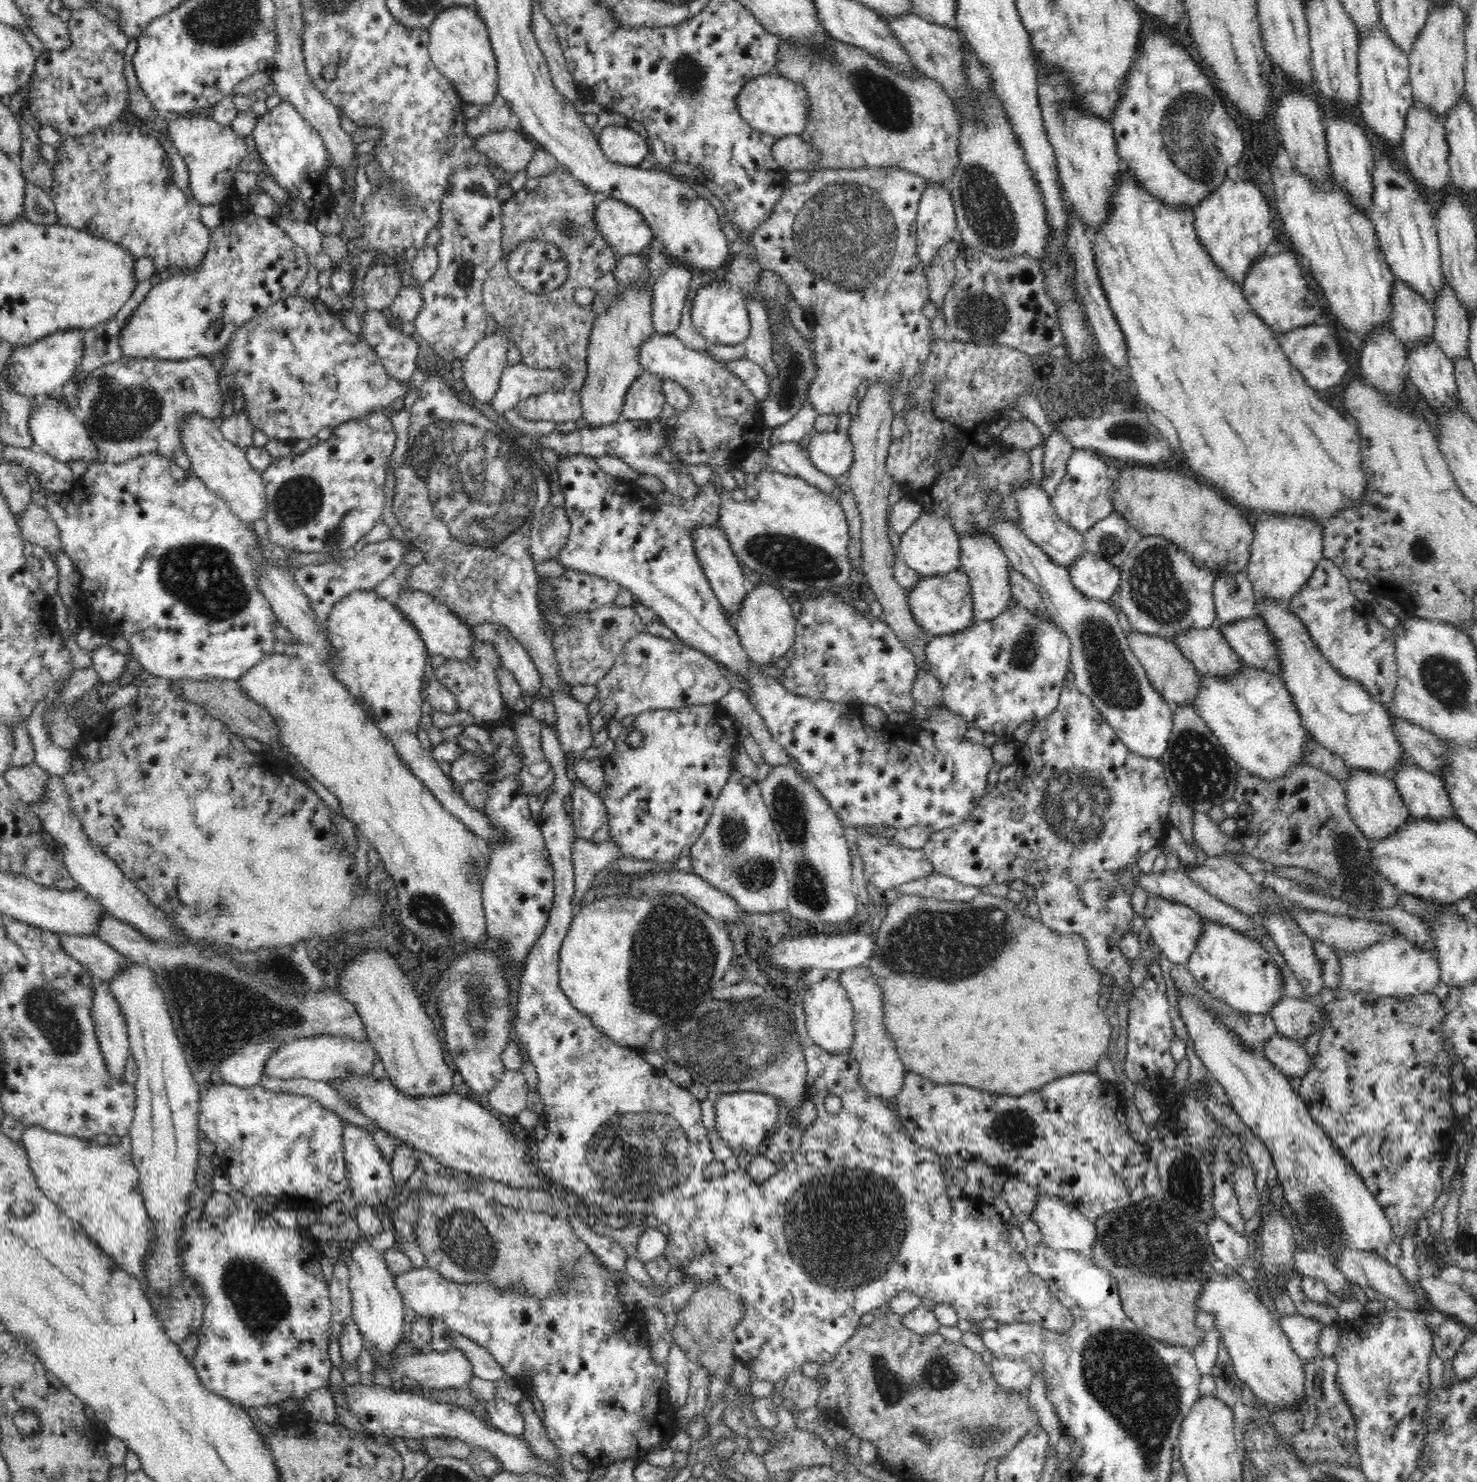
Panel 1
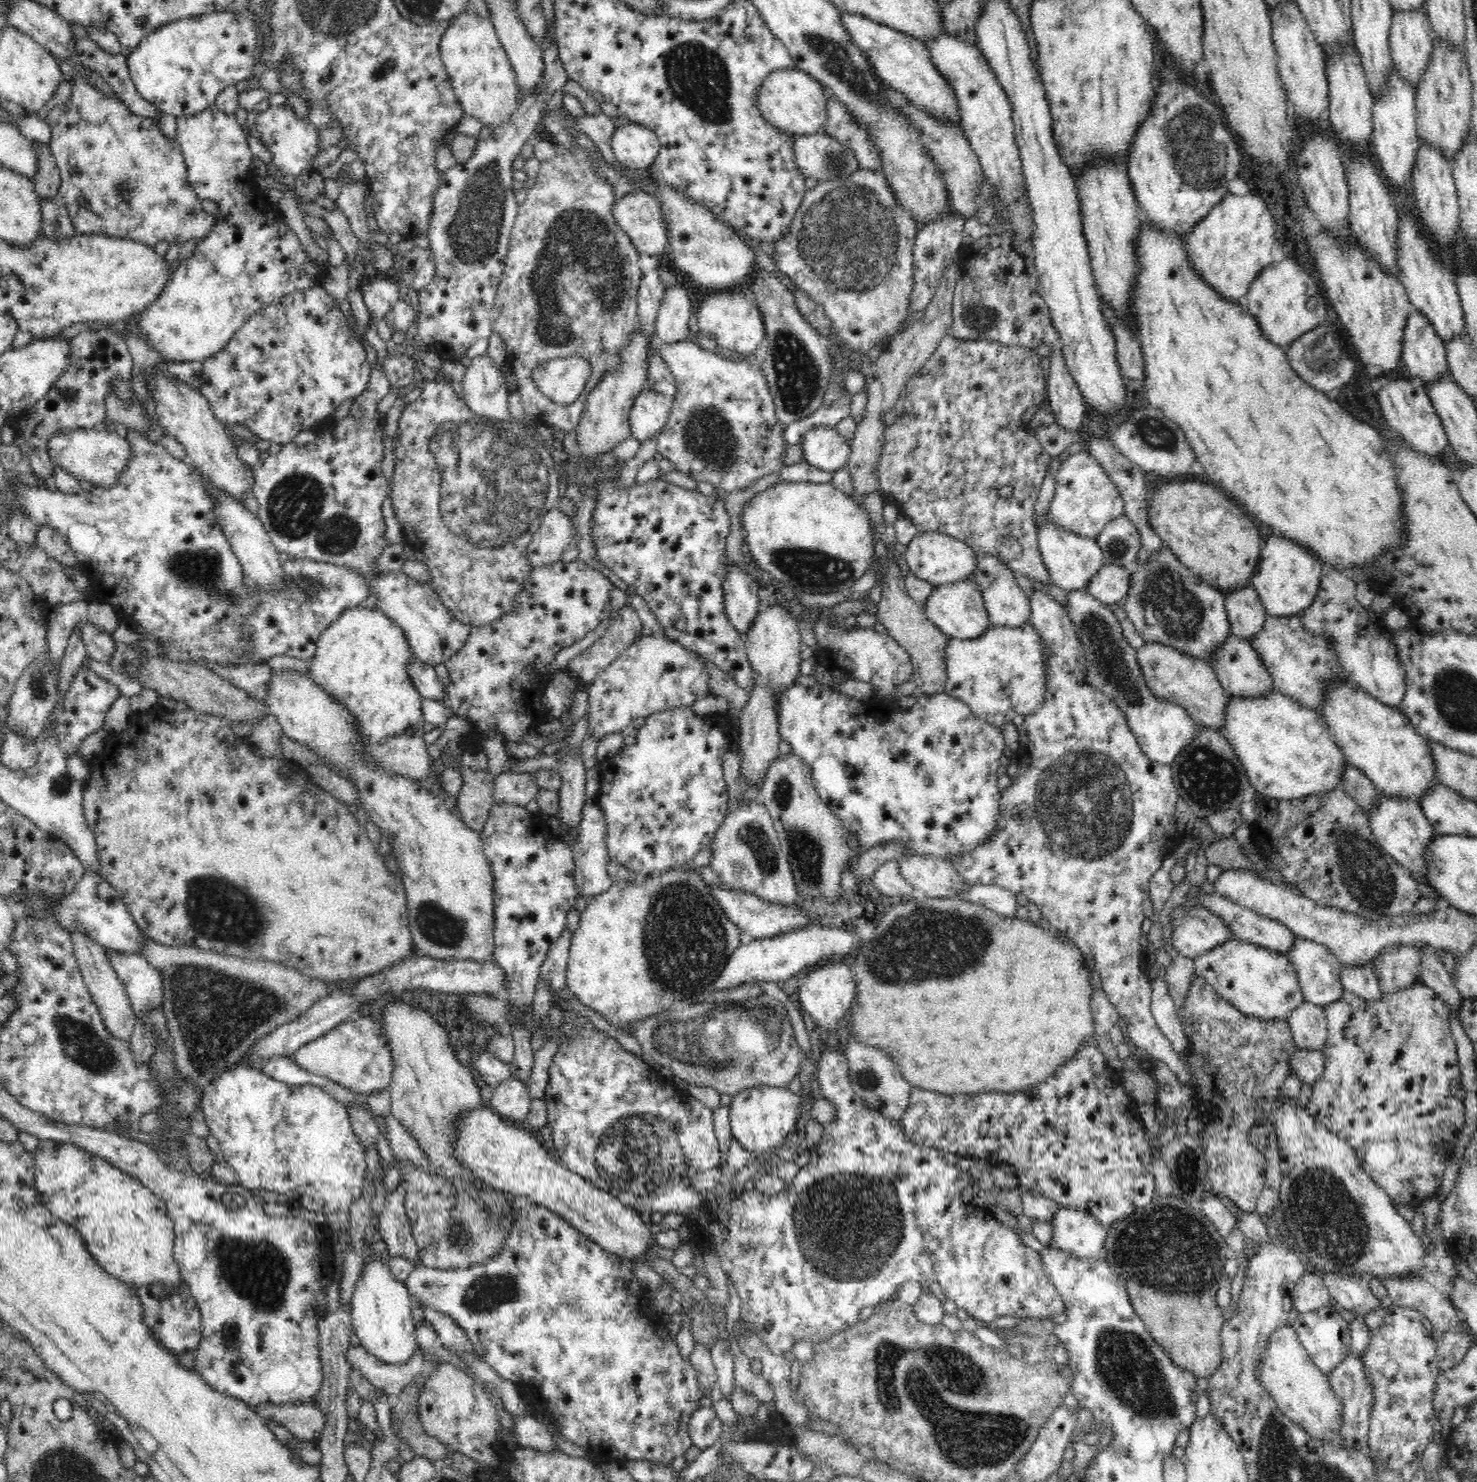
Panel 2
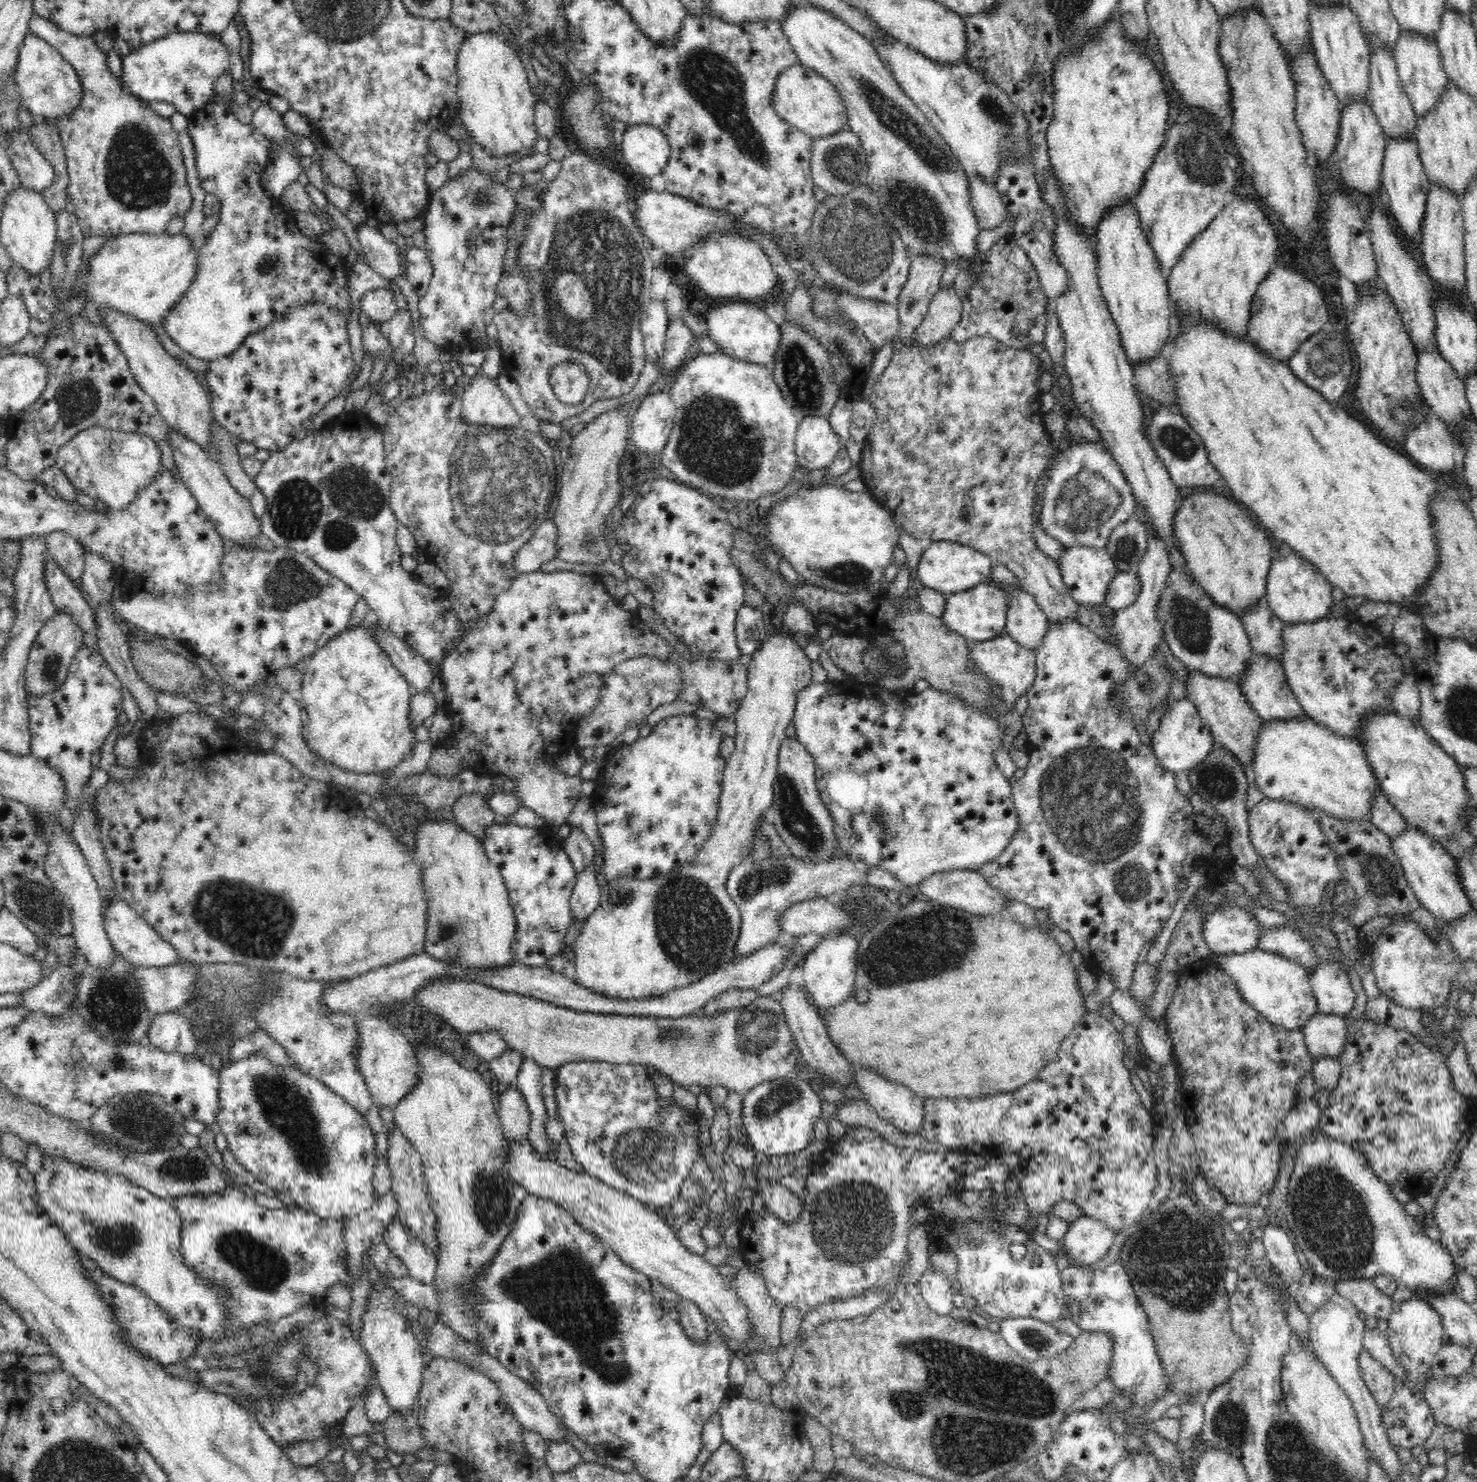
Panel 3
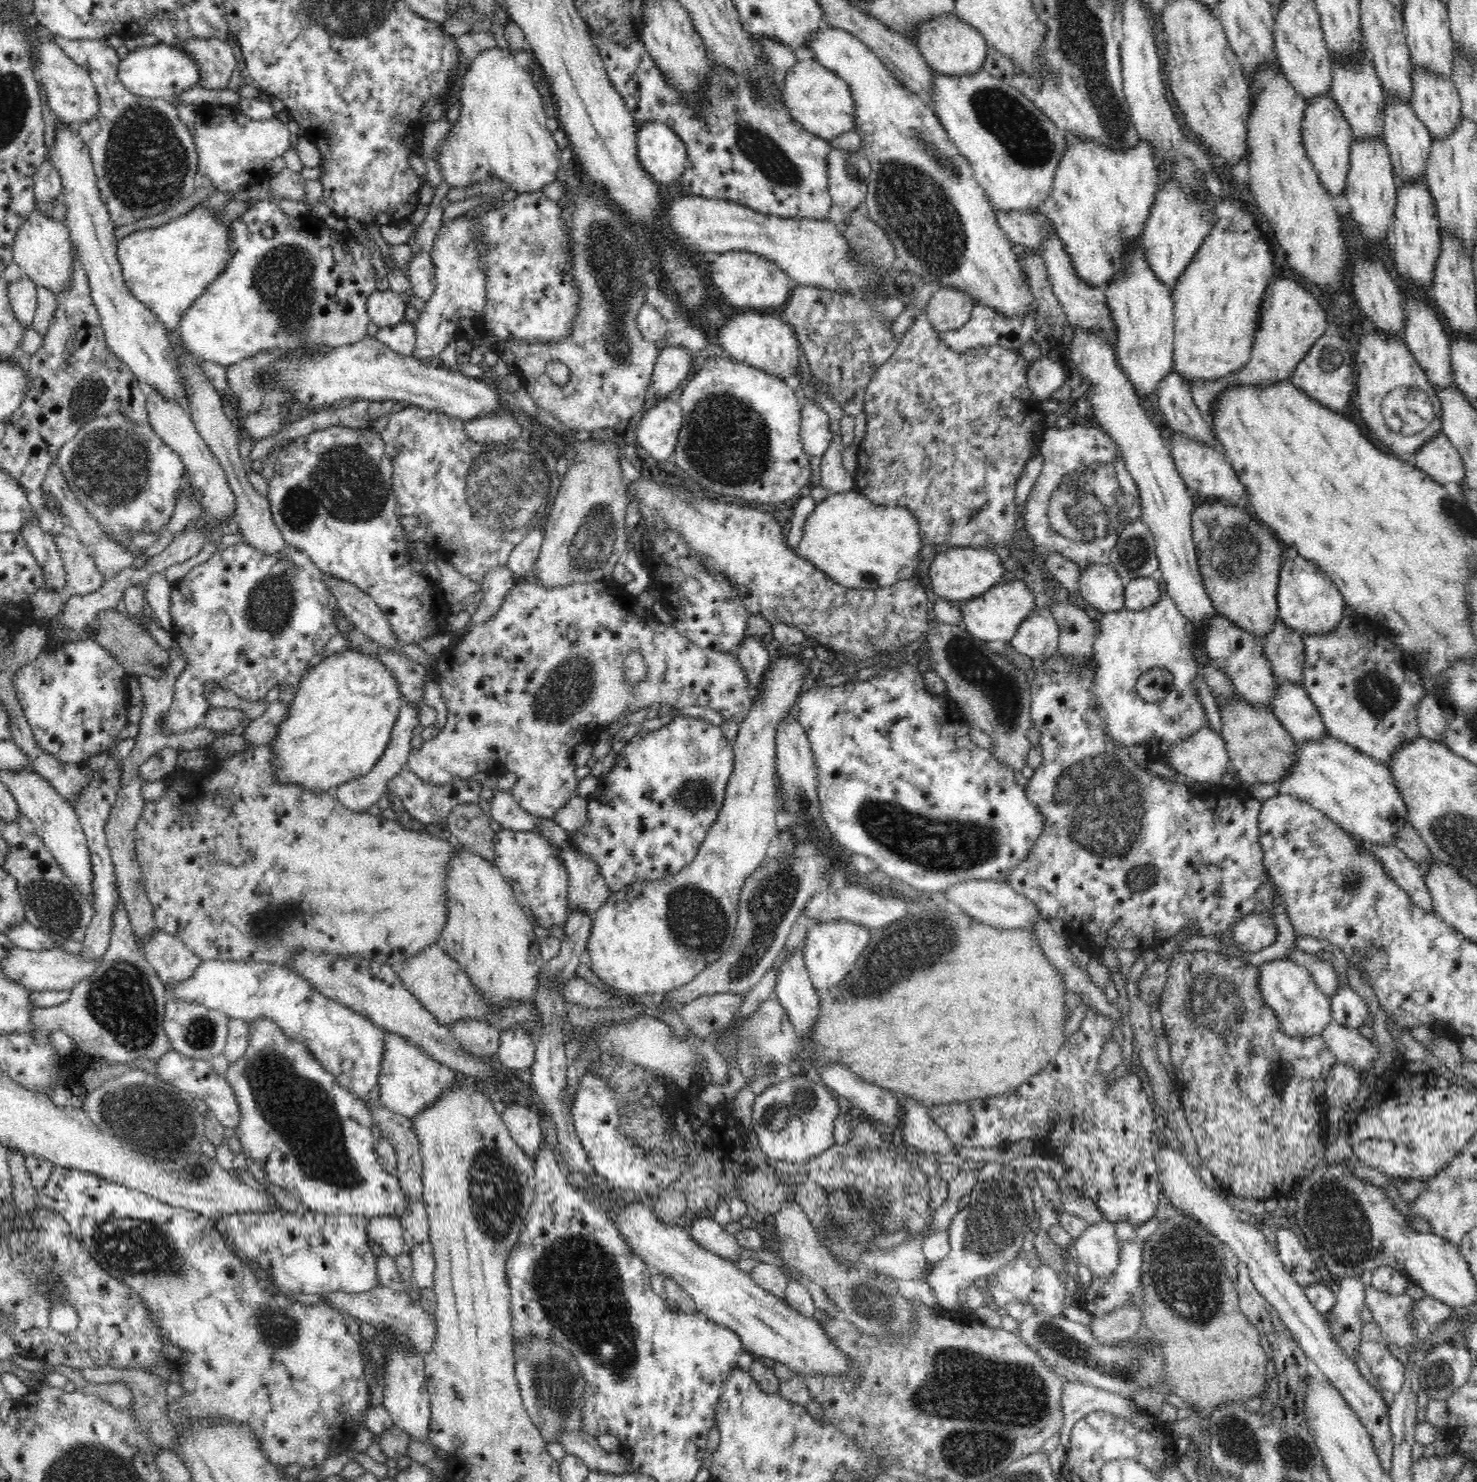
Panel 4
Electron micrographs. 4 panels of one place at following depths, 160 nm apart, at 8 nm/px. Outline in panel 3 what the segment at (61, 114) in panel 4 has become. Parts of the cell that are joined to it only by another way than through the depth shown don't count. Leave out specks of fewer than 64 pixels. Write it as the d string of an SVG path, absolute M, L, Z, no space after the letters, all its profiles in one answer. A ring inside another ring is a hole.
M28 32L19 48L18 62L13 72L13 84L18 89L21 106L33 115L48 120L71 113L82 100L83 86L79 74L50 44Z

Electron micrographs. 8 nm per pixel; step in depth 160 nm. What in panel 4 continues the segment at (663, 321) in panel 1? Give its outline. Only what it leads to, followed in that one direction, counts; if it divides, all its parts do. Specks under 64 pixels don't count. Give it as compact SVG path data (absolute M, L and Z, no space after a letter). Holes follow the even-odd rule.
M664 345L653 368L654 392L658 402L670 398L678 386L688 378L690 367L695 364L694 354L682 345Z

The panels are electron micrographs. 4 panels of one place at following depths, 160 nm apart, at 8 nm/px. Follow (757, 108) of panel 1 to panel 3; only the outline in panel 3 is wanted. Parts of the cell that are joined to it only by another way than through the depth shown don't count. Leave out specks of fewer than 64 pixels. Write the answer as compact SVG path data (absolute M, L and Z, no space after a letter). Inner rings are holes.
M793 64L778 74L772 100L776 112L788 124L795 126L798 130L805 132L808 136L814 138L827 137L848 127L847 112L845 111L844 103L842 102L836 87L831 82L828 82L827 78L820 76L817 73L817 70L806 68L803 64Z

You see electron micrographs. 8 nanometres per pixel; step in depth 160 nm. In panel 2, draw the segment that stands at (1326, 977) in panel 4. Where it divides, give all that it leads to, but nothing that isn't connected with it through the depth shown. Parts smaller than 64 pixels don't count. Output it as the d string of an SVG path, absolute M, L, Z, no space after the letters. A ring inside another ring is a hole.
M1217 893L1198 896L1198 904L1222 918L1230 927L1234 939L1246 941L1273 951L1287 953L1294 945L1296 935L1280 921L1270 920L1257 912L1236 905Z

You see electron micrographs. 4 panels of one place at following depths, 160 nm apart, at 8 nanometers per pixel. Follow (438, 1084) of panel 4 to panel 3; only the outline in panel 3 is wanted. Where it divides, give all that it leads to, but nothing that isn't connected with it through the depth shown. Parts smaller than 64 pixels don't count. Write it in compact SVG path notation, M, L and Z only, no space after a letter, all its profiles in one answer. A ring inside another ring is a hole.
M365 1013L357 1022L356 1032L357 1069L371 1092L373 1103L393 1110L421 1075L419 1062L415 1059L415 1048L402 1031L384 1017Z

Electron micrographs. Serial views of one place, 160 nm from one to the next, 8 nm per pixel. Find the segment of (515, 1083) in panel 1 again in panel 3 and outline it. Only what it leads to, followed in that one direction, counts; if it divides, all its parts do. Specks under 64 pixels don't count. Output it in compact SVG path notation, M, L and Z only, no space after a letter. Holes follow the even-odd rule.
M510 1085L508 1090L500 1095L497 1113L506 1139L516 1141L528 1138L531 1112L525 1096L515 1085Z

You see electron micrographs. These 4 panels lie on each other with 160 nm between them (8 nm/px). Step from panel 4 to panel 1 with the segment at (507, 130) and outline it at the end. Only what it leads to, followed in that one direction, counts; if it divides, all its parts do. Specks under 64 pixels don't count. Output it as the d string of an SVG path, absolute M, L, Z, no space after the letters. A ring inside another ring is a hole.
M446 7L437 12L429 27L429 51L435 67L454 85L463 102L489 105L497 94L497 62L488 27L474 8Z

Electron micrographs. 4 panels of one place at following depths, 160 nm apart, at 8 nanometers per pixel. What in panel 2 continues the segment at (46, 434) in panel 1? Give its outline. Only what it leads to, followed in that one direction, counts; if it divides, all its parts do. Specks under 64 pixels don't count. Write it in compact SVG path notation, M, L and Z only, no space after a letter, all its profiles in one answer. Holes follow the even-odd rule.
M103 427L86 429L72 428L60 434L52 434L48 441L50 459L62 470L70 472L78 479L83 479L96 487L107 489L113 485L130 462L132 444L129 437L118 432L108 432Z

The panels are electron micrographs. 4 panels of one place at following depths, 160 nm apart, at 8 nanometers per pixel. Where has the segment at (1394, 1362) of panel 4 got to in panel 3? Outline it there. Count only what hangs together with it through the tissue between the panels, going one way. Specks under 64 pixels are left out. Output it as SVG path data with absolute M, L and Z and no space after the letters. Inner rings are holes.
M1363 1350L1360 1354L1359 1364L1366 1387L1370 1389L1376 1403L1383 1408L1392 1398L1396 1377L1378 1360L1372 1358L1368 1351Z

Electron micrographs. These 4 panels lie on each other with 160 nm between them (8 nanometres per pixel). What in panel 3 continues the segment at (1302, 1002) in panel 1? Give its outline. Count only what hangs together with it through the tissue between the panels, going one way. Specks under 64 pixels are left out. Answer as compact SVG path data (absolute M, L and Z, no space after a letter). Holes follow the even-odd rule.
M1318 1012L1309 1018L1298 1034L1303 1037L1307 1051L1312 1056L1338 1058L1345 1045L1347 1028L1341 1016Z

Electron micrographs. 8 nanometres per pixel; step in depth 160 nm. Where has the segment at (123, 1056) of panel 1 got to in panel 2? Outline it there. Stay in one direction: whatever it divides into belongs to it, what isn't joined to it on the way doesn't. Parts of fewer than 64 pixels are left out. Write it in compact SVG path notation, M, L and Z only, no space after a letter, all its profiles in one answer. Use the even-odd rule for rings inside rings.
M73 931L70 934L84 982L87 984L90 995L92 995L94 1005L98 1007L104 1026L114 1038L129 1042L138 1016L132 1010L132 1004L124 985L120 982L114 968L111 967L107 952L105 951L106 948L90 939L82 931Z

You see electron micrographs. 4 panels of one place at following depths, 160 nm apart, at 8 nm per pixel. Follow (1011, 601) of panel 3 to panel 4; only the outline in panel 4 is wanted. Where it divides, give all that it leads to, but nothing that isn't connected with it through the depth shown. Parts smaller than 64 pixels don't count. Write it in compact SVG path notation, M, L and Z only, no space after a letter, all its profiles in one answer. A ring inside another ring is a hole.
M1036 605L1018 625L1010 643L1018 653L1028 655L1038 670L1054 652L1059 652L1059 626L1051 610Z

